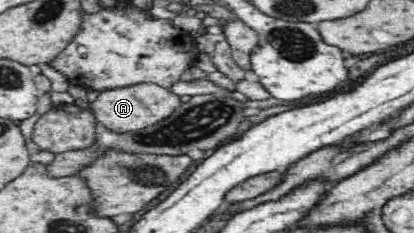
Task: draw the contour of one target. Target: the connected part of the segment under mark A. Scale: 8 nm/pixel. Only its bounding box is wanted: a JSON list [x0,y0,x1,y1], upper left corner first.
[89,83,181,133]

